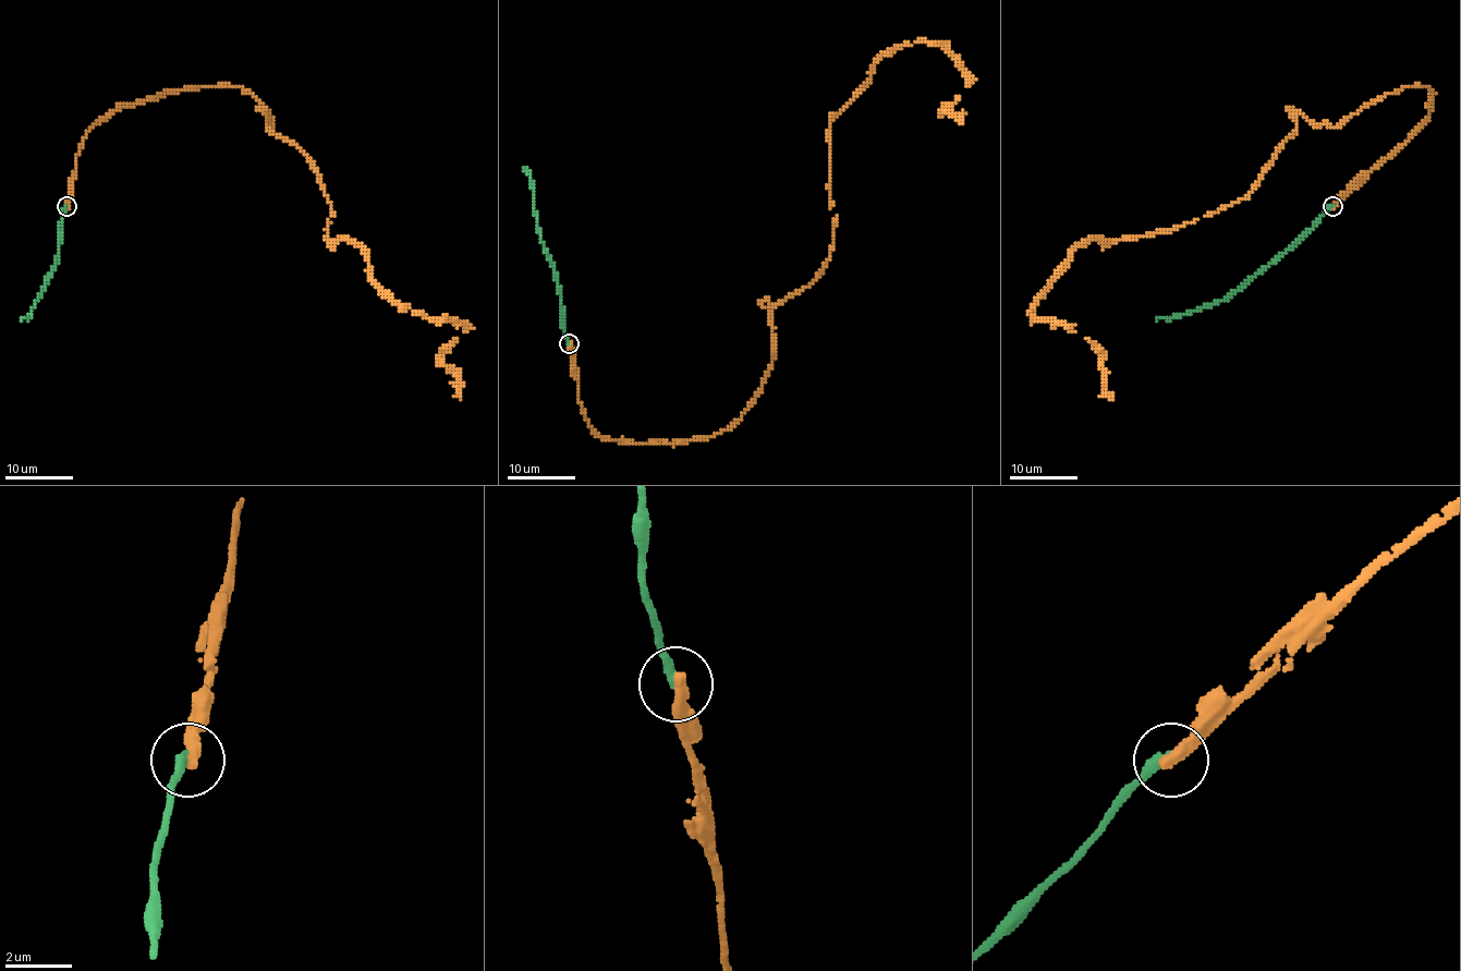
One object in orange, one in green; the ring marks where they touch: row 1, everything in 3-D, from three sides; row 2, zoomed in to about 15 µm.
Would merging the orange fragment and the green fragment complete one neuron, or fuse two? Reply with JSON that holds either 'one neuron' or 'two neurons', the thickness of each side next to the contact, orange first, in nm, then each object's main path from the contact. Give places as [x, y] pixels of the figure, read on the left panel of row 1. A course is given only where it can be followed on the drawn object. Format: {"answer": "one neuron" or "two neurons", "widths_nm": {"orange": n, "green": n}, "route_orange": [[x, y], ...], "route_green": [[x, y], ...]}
{"answer": "two neurons", "widths_nm": {"orange": 440, "green": 320}, "route_orange": [[67, 206], [98, 121], [236, 85], [319, 179], [327, 239], [464, 327], [440, 352], [461, 399]], "route_green": [[67, 206], [55, 269], [28, 317], [22, 320]]}

